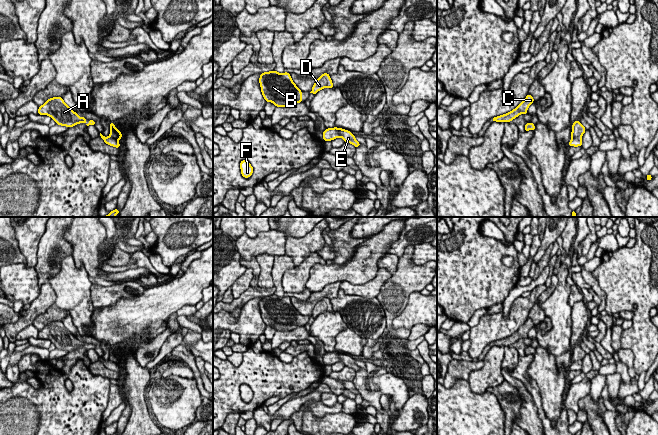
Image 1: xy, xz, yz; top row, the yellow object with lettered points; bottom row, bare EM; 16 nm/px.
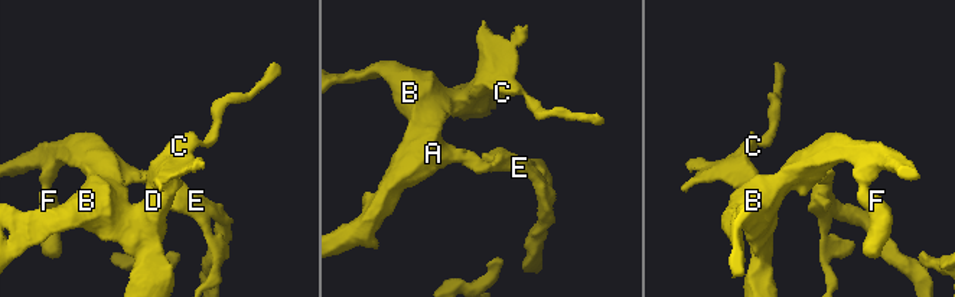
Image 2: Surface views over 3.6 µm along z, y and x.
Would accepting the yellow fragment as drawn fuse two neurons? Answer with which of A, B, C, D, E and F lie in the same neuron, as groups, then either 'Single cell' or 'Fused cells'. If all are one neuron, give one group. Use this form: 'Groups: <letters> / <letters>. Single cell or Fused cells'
Groups: A B C D E F. Single cell

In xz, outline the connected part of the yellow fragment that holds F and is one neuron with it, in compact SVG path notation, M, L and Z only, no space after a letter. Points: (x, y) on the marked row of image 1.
M242 160L240 162L240 169L241 169L241 175L244 178L249 178L253 174L253 167L246 160Z

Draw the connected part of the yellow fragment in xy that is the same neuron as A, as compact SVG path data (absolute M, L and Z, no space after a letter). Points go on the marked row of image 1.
M53 97L46 100L43 105L39 106L38 114L50 116L56 124L68 128L80 123L84 123L87 126L95 125L95 121L93 120L89 120L89 123L87 124L86 118L79 117L61 97Z

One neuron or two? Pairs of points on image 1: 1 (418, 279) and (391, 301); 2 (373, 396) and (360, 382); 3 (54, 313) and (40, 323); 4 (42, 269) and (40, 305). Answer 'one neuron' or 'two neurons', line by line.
1: one neuron
2: one neuron
3: one neuron
4: two neurons

